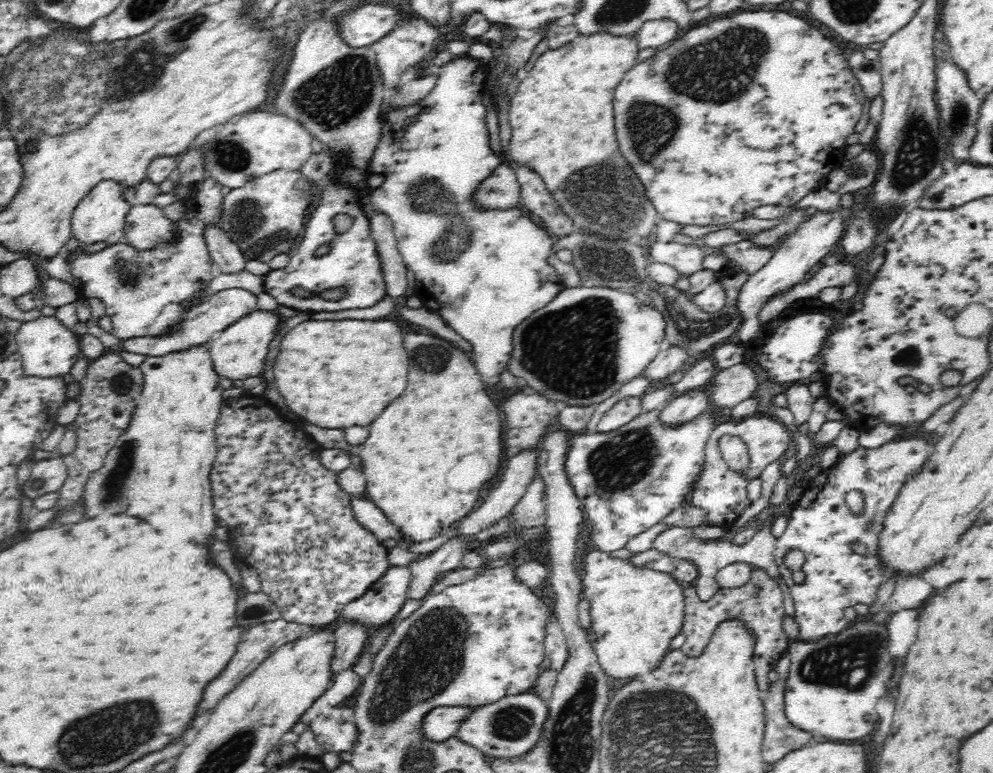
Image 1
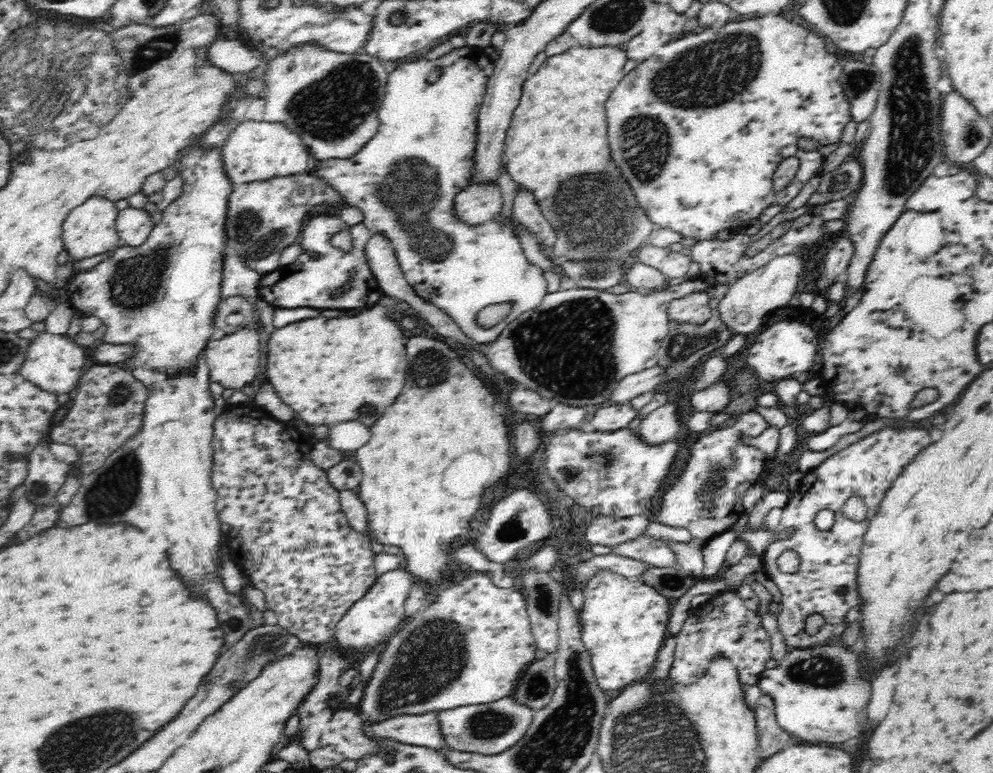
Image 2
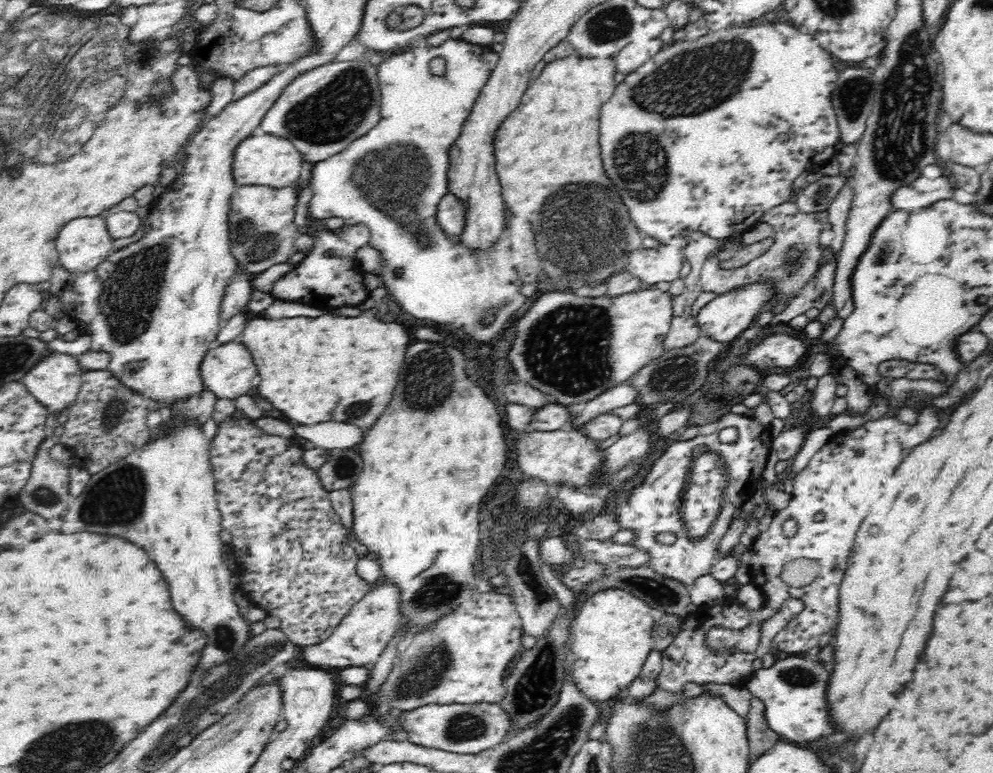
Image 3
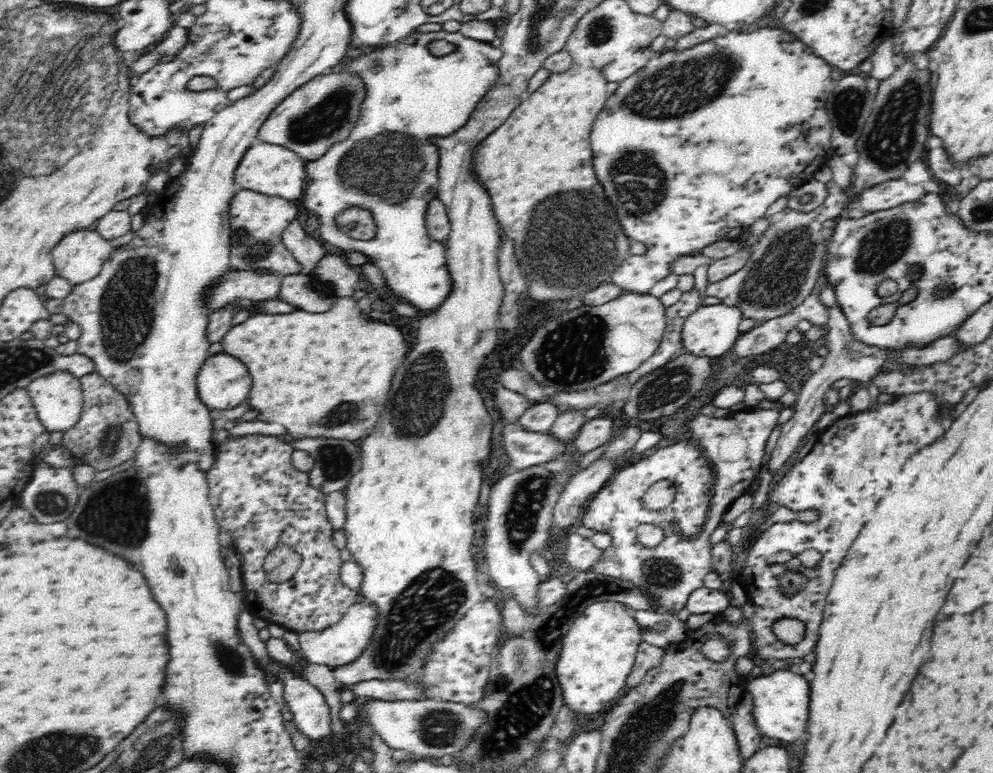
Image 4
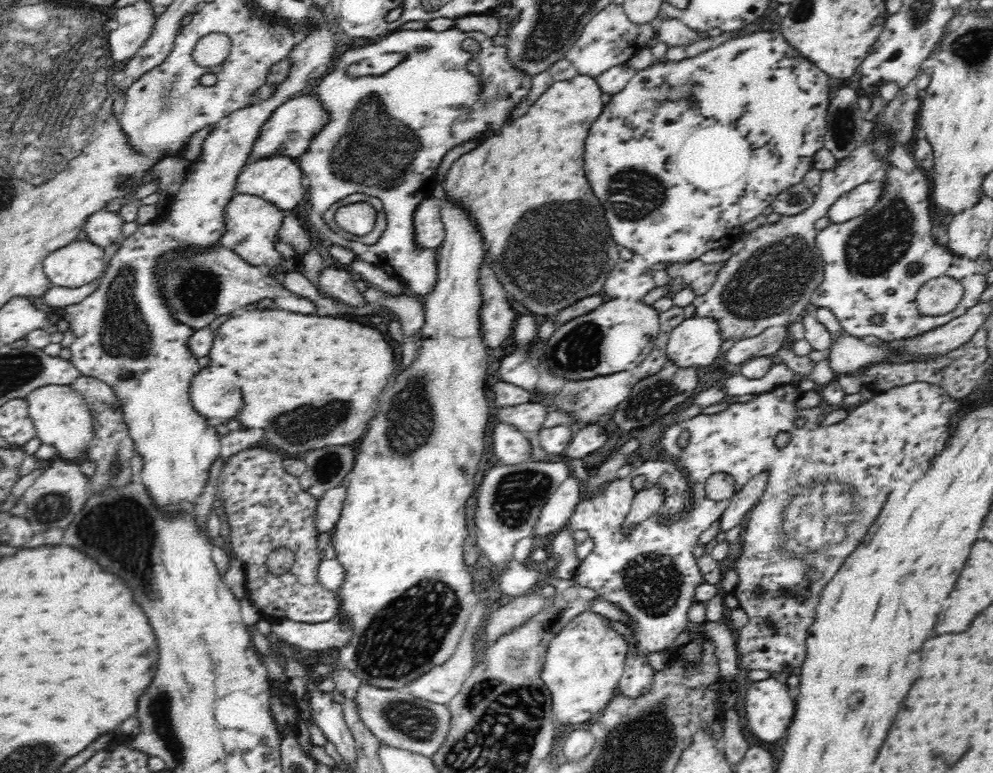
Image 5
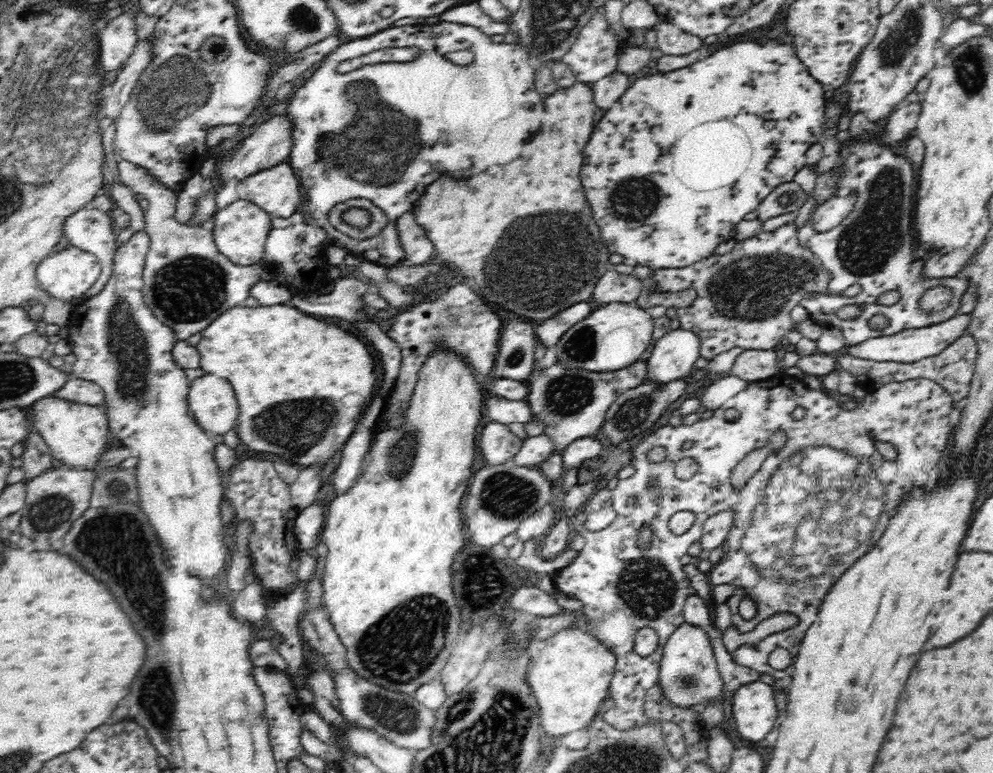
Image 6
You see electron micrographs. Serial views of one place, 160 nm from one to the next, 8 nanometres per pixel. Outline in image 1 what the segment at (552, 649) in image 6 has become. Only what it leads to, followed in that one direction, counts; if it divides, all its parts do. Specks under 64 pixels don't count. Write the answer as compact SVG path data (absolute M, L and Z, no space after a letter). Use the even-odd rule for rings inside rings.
M593 550L584 558L582 598L589 602L590 644L594 646L604 673L615 679L634 678L654 670L670 651L670 642L682 632L686 618L684 586L674 573L643 567L628 559L612 558L606 551Z

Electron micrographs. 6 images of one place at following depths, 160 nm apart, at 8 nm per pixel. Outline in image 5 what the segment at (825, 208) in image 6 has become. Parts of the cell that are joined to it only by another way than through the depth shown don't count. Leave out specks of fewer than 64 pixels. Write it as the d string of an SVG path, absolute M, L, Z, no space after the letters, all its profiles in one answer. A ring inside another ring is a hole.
M872 181L860 184L850 192L841 196L834 205L830 206L829 214L831 224L846 222L847 220L862 216L866 210L874 208L880 202L884 192L883 181Z

